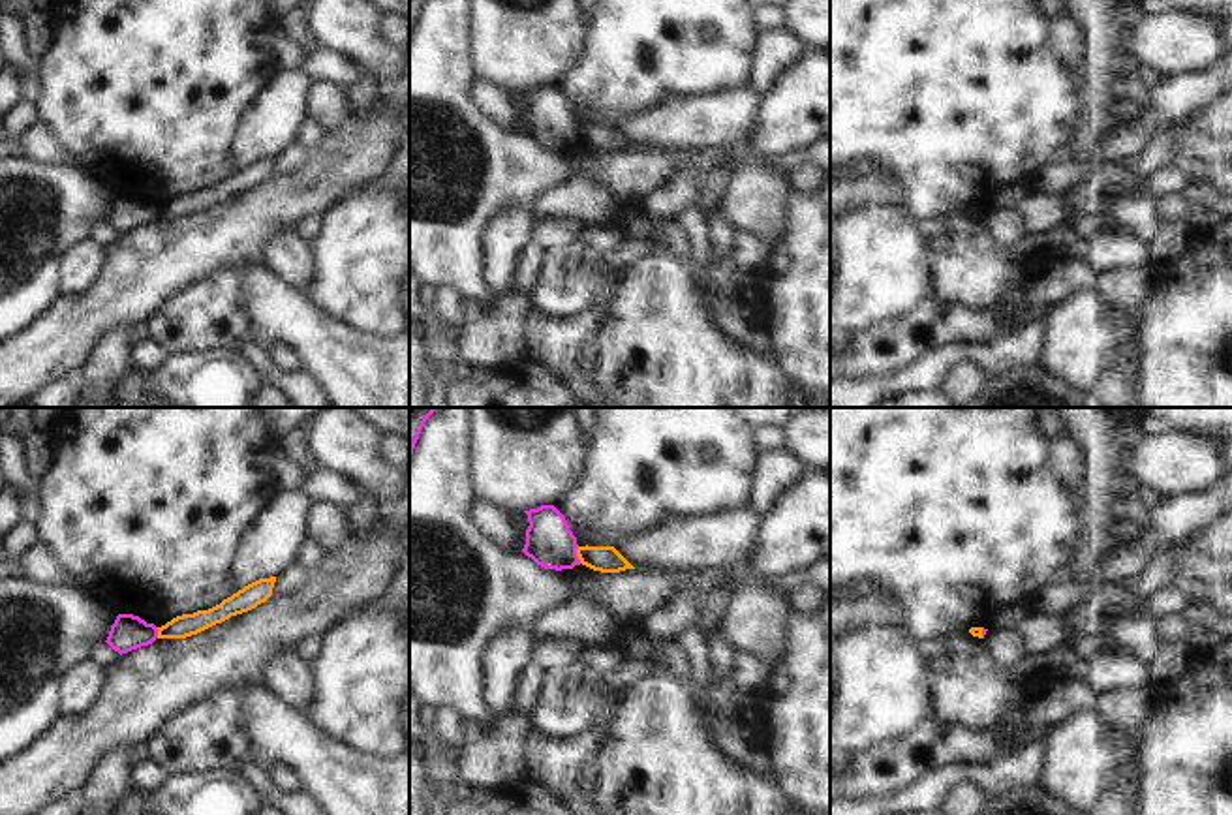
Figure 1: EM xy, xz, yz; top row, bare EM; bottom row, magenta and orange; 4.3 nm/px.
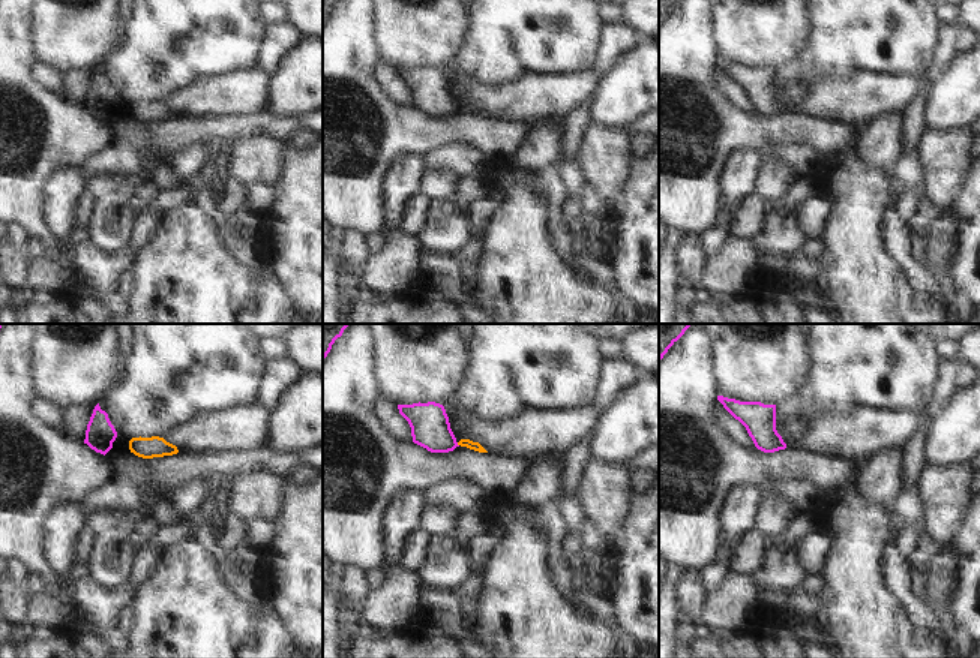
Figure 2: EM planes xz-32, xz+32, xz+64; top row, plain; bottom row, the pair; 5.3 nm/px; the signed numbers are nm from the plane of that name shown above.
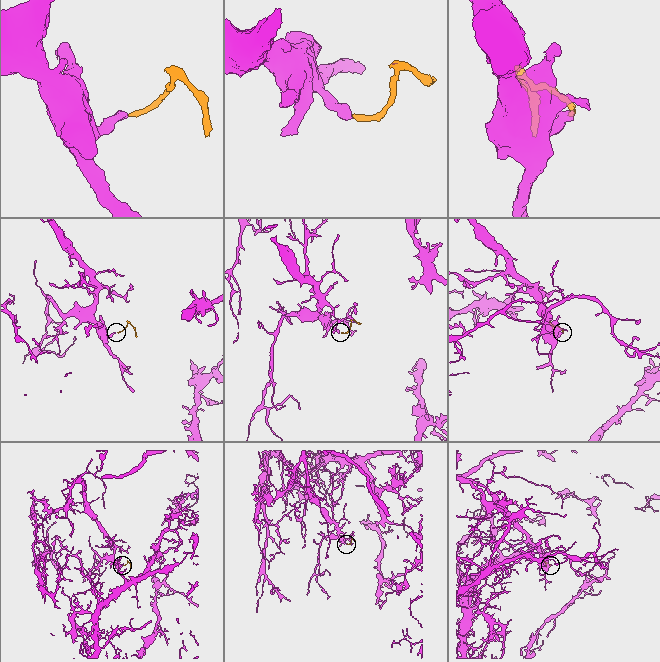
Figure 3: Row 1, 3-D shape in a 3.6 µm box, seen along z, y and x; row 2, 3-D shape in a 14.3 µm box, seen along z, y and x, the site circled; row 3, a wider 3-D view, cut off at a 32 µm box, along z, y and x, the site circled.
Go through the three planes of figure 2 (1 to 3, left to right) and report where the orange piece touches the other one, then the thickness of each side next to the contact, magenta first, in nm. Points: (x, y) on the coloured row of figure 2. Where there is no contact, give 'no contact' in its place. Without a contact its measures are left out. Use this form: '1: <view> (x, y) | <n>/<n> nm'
1: no contact
2: xz+32 (456, 444) | 220/50 nm
3: no contact

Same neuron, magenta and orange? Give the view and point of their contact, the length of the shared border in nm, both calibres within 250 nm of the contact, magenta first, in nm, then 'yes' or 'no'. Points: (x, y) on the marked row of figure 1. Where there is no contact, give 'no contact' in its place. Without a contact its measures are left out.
contact xz (575, 554); length 70 nm; calibres 200 and 110 nm; no

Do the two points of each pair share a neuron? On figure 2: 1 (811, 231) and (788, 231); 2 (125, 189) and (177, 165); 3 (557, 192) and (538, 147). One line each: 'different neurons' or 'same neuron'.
1: different neurons
2: different neurons
3: different neurons

